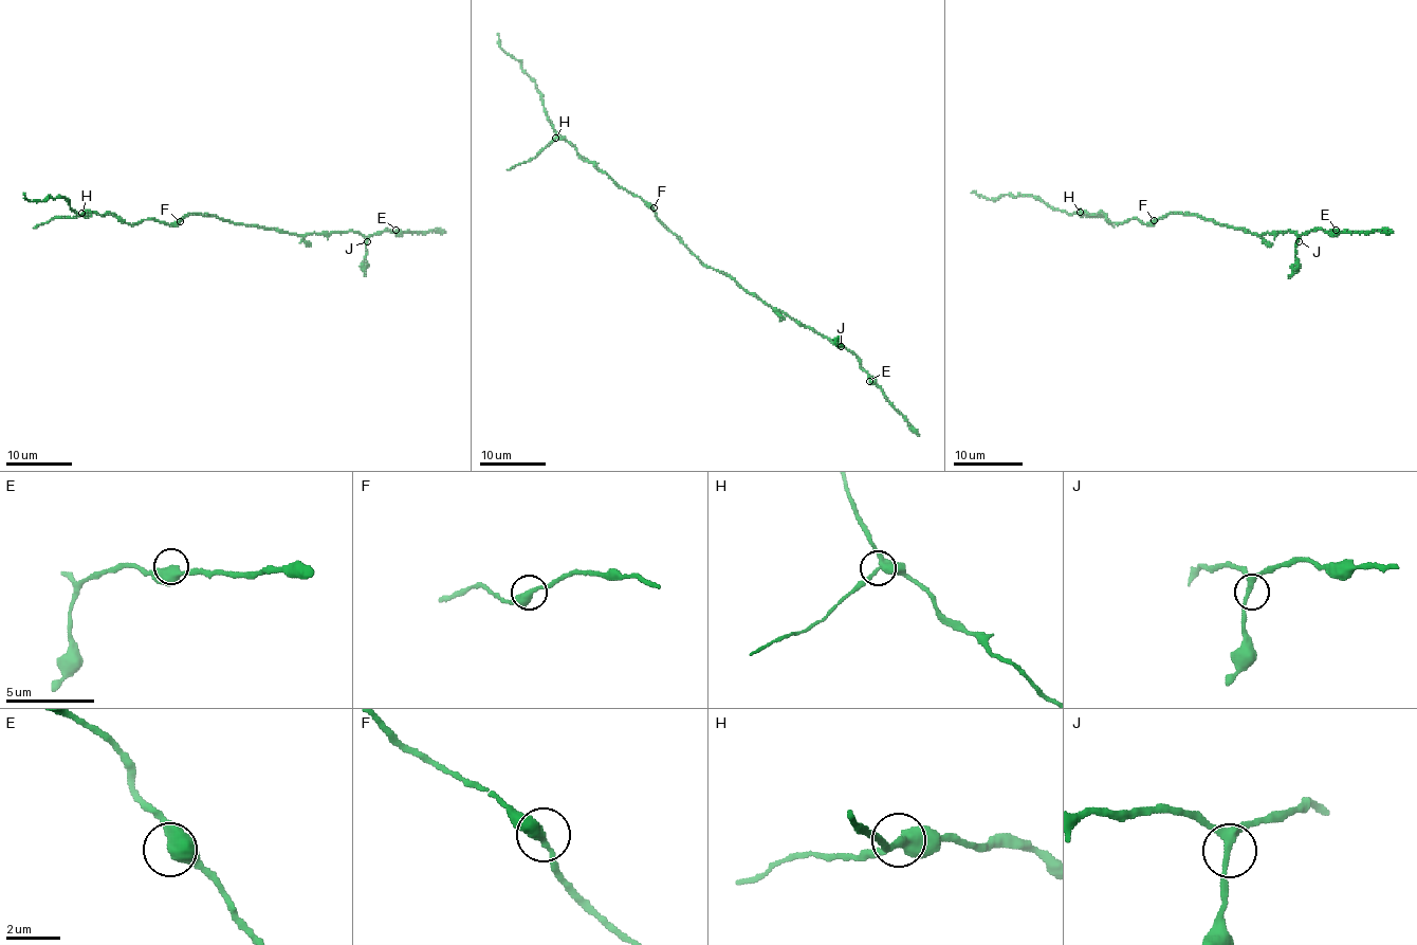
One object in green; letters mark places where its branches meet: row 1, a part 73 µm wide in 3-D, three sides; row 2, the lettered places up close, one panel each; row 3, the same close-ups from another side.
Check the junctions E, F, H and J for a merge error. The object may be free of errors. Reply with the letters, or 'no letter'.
H

